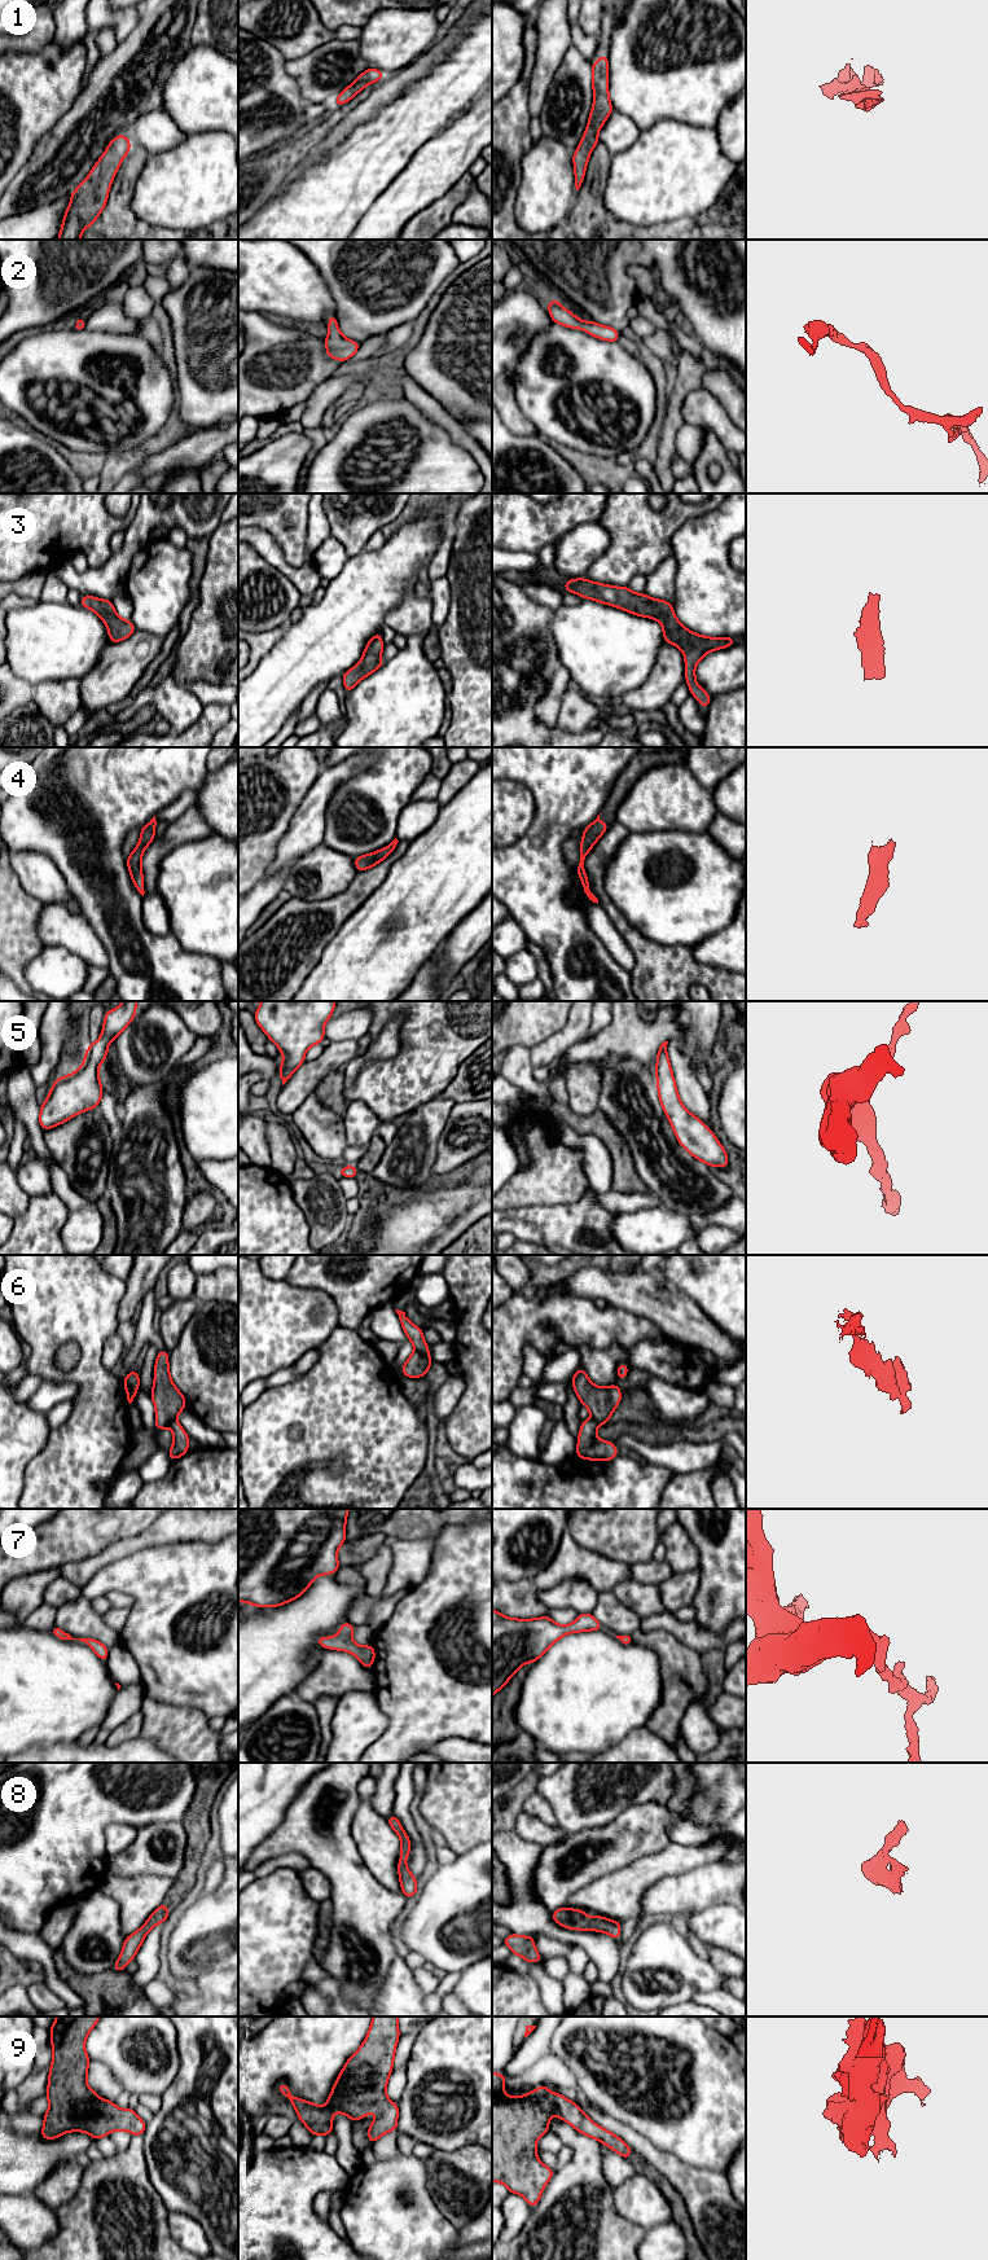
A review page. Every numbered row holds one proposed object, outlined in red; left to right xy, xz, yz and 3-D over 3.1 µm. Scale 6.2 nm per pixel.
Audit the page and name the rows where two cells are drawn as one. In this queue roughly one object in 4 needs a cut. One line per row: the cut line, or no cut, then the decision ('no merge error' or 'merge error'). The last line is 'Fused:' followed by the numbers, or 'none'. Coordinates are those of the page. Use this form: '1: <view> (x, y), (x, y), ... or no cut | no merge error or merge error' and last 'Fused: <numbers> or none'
1: no cut | no merge error
2: no cut | no merge error
3: no cut | no merge error
4: no cut | no merge error
5: no cut | no merge error
6: xz (416, 1350), (429, 1356) | merge error
7: no cut | no merge error
8: no cut | no merge error
9: no cut | no merge error
Fused: 6

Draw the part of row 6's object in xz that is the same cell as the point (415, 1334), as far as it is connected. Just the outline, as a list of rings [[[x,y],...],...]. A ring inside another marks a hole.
[[[395,1309],[399,1315],[403,1331],[407,1334],[408,1339],[413,1343],[414,1350],[429,1355],[429,1344],[423,1340],[422,1328],[413,1325],[405,1316],[405,1312]]]

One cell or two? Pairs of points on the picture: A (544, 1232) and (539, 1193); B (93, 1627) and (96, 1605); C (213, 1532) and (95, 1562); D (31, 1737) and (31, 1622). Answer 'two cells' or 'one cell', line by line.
A: two cells
B: two cells
C: one cell
D: two cells

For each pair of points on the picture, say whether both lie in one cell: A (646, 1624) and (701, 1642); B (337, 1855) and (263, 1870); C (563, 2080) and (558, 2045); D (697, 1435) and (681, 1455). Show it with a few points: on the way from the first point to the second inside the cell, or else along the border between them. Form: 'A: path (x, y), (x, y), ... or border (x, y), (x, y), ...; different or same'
A: path (659, 1623), (670, 1623), (688, 1632); same
B: border (277, 1856), (297, 1853), (310, 1866); different
C: border (550, 2052), (574, 2074), (578, 2084); different
D: border (720, 1438), (712, 1442), (659, 1442); different

